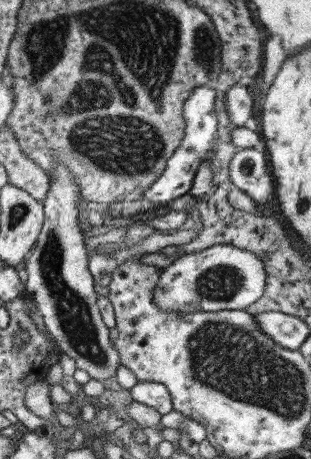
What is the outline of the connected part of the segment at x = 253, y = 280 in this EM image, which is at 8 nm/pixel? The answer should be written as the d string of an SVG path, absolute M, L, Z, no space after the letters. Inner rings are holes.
M216 245L186 253L162 268L154 299L163 312L245 311L266 292L266 267L256 253L234 245Z

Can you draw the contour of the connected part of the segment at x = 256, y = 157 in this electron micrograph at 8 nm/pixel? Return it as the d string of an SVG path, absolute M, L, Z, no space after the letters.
M240 149L240 152L234 154L234 158L230 160L228 173L230 181L260 206L270 202L274 190L277 190L272 170L268 166L268 158L263 150Z

